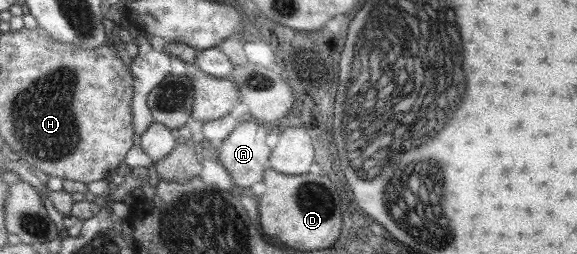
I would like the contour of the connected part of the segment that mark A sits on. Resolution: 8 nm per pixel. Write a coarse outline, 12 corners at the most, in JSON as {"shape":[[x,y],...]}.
{"shape":[[237,126],[218,160],[237,186],[263,180],[269,160],[267,130]]}

